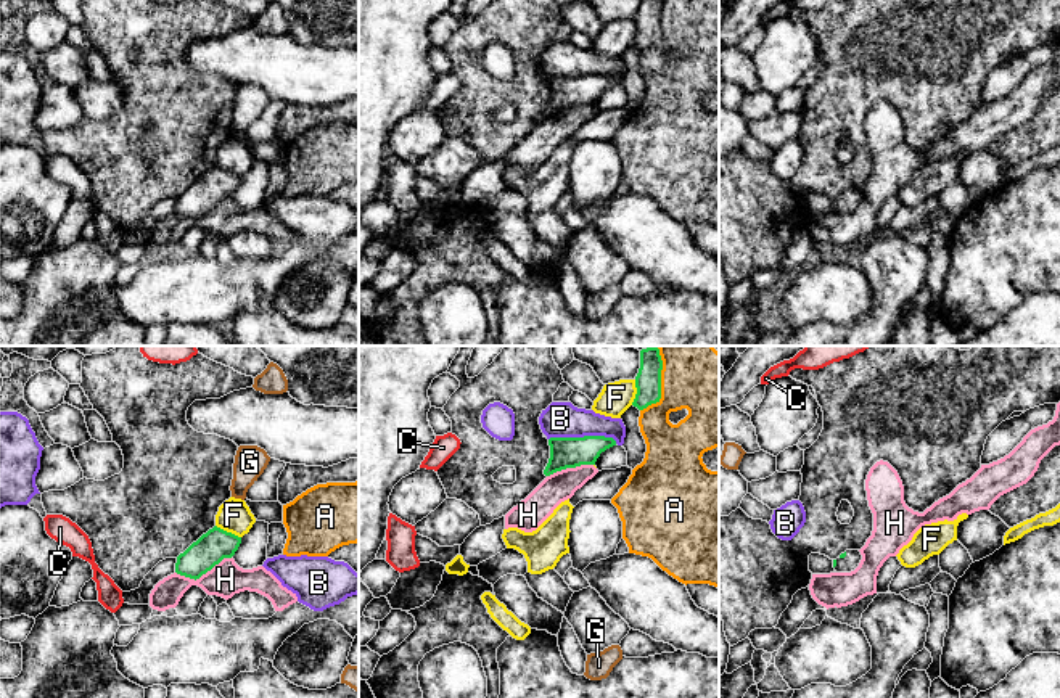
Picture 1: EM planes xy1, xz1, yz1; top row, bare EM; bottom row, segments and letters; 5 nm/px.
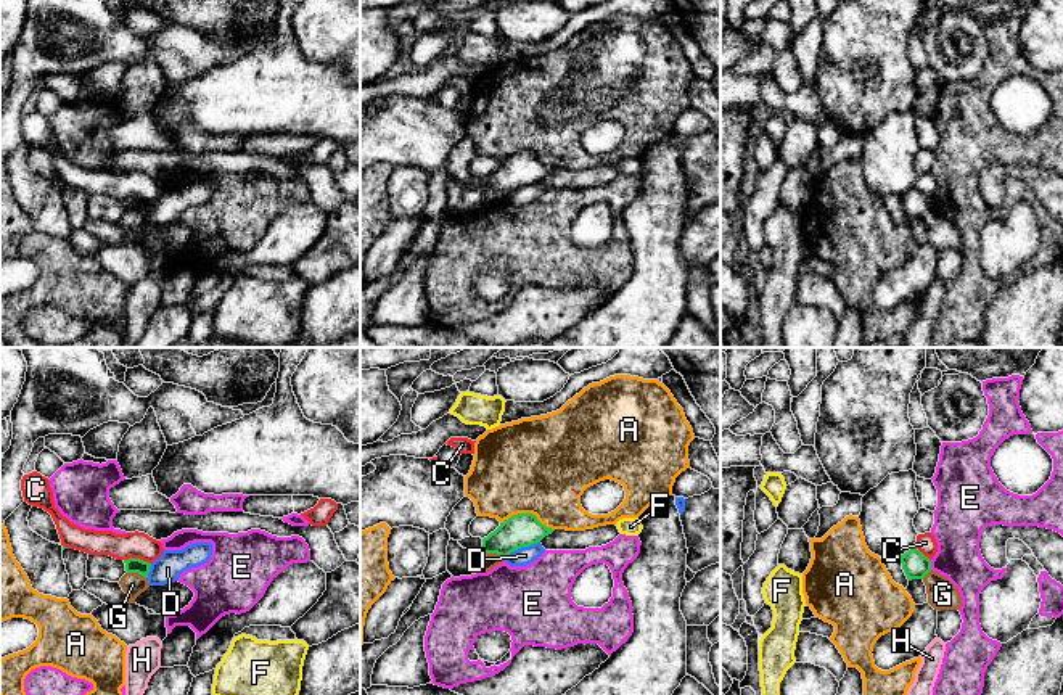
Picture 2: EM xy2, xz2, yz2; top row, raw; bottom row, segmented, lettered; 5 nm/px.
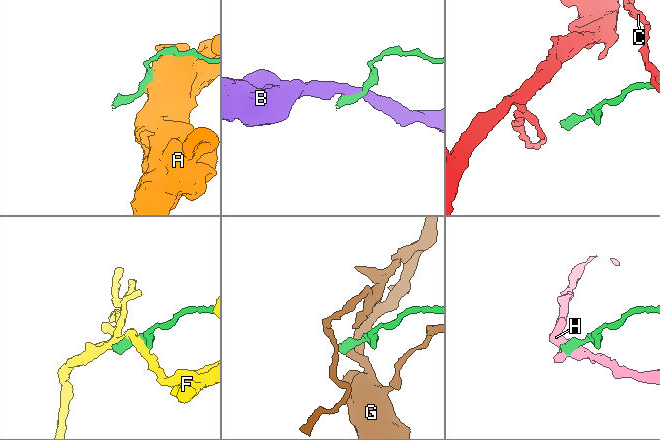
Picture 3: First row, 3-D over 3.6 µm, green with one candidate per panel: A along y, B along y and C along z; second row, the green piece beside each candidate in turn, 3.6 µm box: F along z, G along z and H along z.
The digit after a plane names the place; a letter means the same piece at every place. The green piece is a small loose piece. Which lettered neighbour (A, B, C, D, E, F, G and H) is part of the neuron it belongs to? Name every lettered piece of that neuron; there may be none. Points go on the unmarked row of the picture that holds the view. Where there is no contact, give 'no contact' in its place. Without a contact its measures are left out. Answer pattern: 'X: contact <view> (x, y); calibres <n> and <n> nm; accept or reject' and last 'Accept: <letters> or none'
A: contact xz1 (660, 29); calibres 130 and 300 nm; reject
B: contact xz1 (583, 78); calibres 160 and 180 nm; reject
C: contact xy2 (137, 198); calibres 80 and 130 nm; reject
D: contact xz2 (521, 185); calibres 170 and 90 nm; reject
E: contact yz2 (930, 205); calibres 140 and 240 nm; reject
F: contact xy1 (229, 172); calibres 160 and 170 nm; reject
G: contact xz2 (496, 192); calibres 170 and 80 nm; reject
H: contact xy1 (203, 213); calibres 160 and 170 nm; reject
Accept: none

